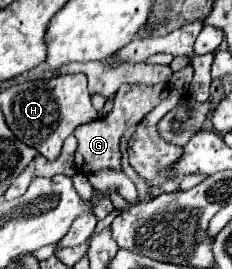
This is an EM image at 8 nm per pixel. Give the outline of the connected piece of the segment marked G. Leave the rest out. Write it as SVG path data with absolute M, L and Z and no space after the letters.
M121 85L115 93L115 107L107 117L95 119L87 125L81 125L75 129L77 137L77 151L75 151L75 167L79 173L97 173L101 169L115 169L121 171L121 151L119 151L119 139L123 131L131 123L139 123L147 113L151 113L169 93L165 91L165 85Z

